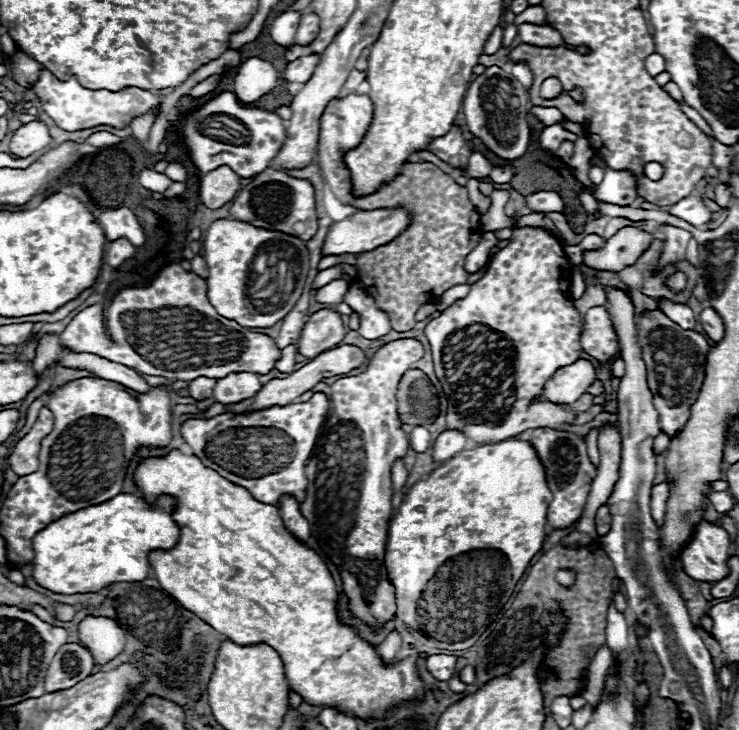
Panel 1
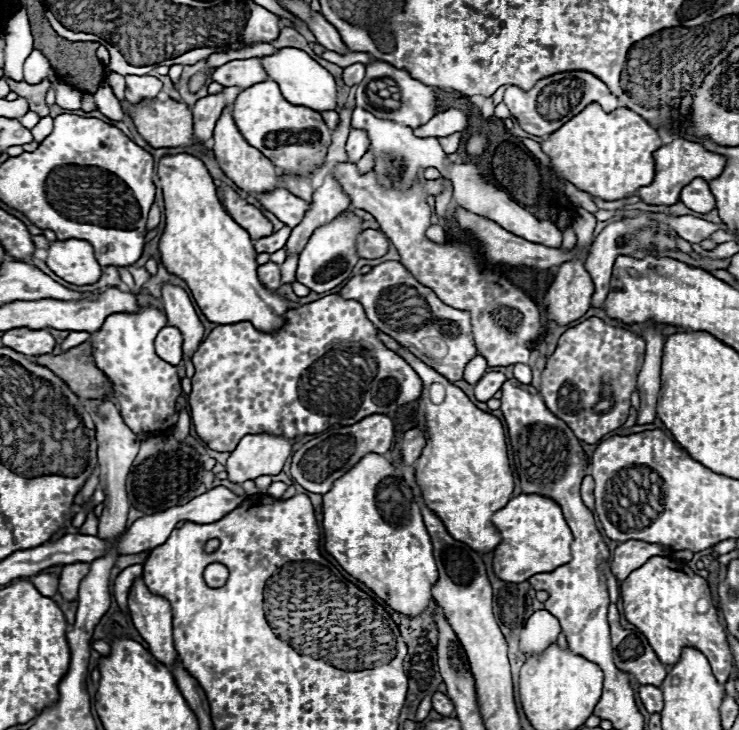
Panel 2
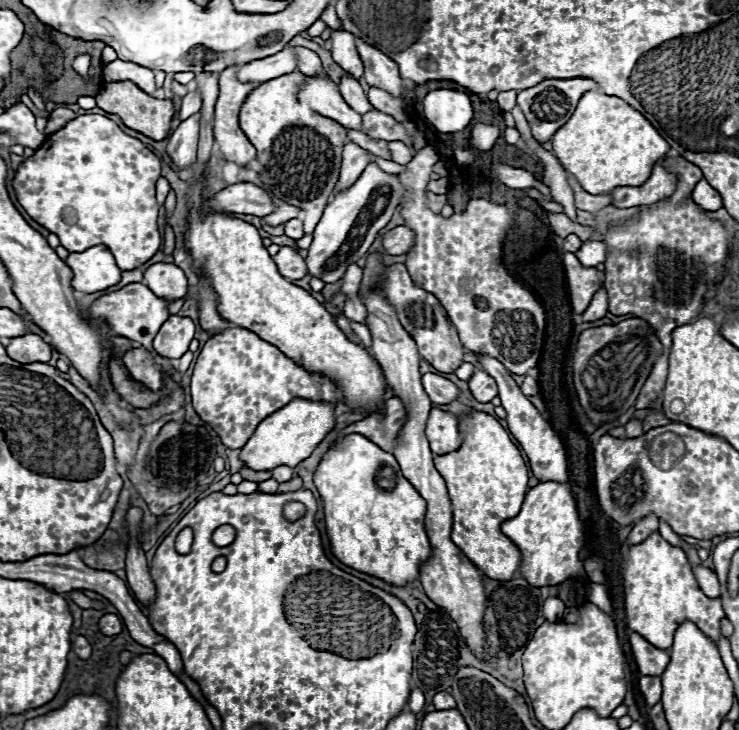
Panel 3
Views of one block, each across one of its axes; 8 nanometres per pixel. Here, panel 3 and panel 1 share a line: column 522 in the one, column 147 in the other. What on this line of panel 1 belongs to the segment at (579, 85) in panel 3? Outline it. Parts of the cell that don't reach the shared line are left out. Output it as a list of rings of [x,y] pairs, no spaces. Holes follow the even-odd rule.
[[[40,68],[40,78],[30,90],[40,100],[42,110],[56,122],[58,128],[62,128],[66,132],[94,128],[94,126],[126,128],[126,126],[132,124],[132,120],[136,116],[146,114],[150,108],[160,108],[162,106],[160,96],[154,96],[152,92],[142,90],[142,88],[124,88],[124,90],[118,90],[118,92],[88,90],[88,88],[82,88],[74,76],[70,80],[58,80],[46,68]]]

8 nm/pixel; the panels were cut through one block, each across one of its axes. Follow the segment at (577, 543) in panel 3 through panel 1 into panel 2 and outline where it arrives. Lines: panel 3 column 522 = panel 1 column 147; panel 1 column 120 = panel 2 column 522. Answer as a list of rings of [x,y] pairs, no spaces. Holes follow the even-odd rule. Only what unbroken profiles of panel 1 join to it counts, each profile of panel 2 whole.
[[[520,494],[492,516],[494,526],[502,534],[500,546],[494,550],[494,572],[498,578],[520,584],[534,574],[552,572],[572,560],[572,532],[562,516],[560,506],[540,494]]]

